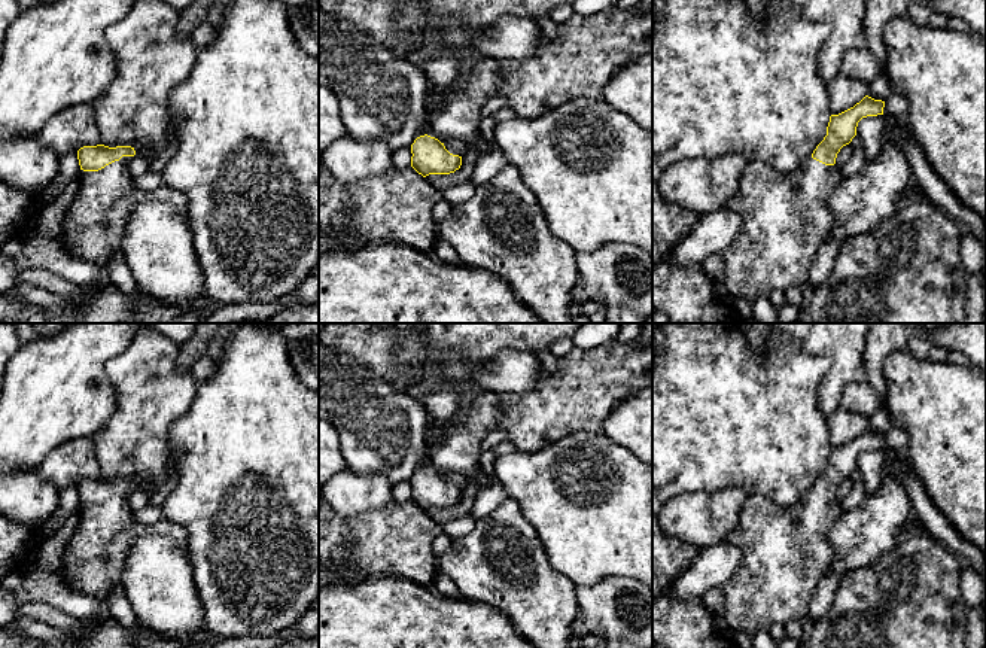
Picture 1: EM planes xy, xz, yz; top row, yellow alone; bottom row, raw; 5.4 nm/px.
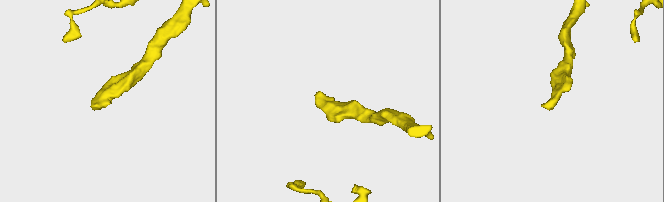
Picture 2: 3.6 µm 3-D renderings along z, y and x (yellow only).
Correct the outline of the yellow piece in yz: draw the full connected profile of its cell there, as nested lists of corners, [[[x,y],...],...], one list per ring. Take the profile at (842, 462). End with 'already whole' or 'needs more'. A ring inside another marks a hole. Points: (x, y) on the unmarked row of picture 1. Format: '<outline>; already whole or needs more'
[[[865,429],[853,441],[831,448],[827,469],[812,489],[791,506],[782,506],[761,495],[748,495],[737,524],[725,541],[743,553],[737,572],[721,588],[724,593],[724,618],[730,630],[754,635],[770,630],[775,623],[804,621],[809,603],[833,560],[828,532],[843,514],[836,492],[840,483],[856,469],[858,456],[867,450],[883,448],[885,435]]]; needs more

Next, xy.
[[[97,478],[83,480],[77,484],[80,518],[61,557],[61,568],[57,571],[69,590],[106,602],[113,588],[122,587],[127,557],[136,539],[146,535],[167,536],[188,554],[188,530],[183,526],[167,518],[146,526],[133,517],[134,511],[128,499],[134,489],[136,484],[131,480],[109,481]]]; needs more

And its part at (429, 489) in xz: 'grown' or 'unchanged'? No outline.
grown

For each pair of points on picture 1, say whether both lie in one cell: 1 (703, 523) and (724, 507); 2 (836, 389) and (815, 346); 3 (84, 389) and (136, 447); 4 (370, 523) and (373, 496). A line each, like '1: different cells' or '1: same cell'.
1: same cell
2: same cell
3: different cells
4: different cells

